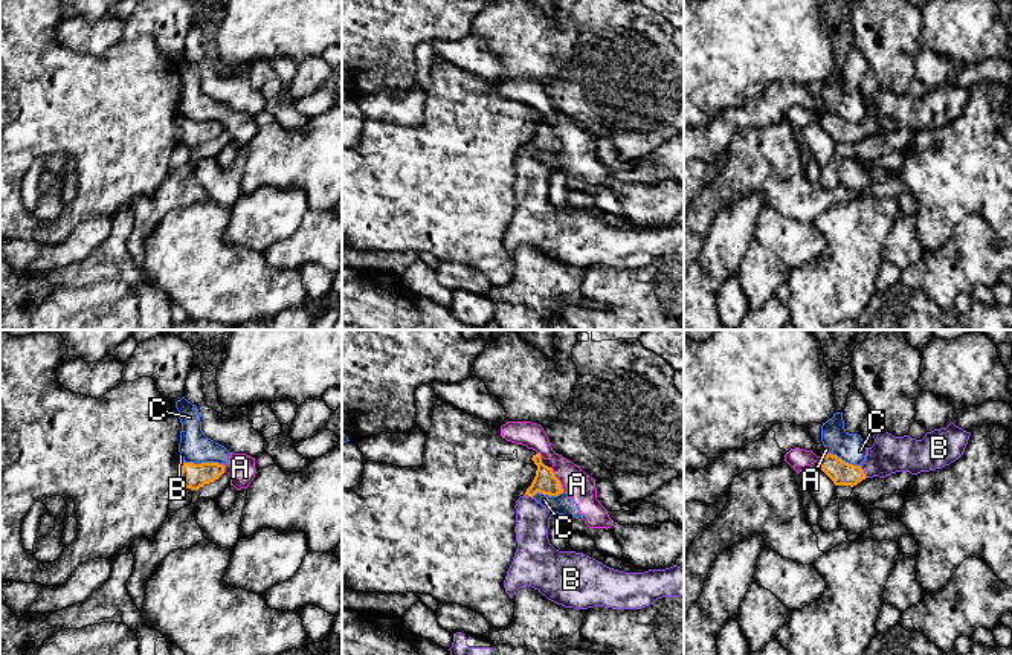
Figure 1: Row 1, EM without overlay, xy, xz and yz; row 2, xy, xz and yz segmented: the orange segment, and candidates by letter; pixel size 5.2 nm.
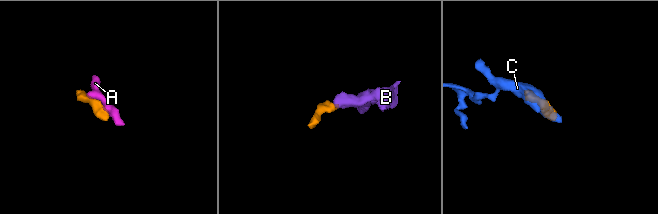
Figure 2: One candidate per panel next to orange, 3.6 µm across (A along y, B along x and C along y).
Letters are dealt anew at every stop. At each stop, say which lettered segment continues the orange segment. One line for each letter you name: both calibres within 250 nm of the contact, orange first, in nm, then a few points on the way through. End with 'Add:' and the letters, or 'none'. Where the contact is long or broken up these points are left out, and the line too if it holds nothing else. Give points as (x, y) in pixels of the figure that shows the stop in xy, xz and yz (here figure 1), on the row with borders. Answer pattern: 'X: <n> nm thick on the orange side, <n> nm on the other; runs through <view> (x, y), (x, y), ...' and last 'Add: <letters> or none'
B: 130 nm thick on the orange side, 200 nm on the other; runs through yz (843, 474), (863, 472), (889, 454)
Add: B

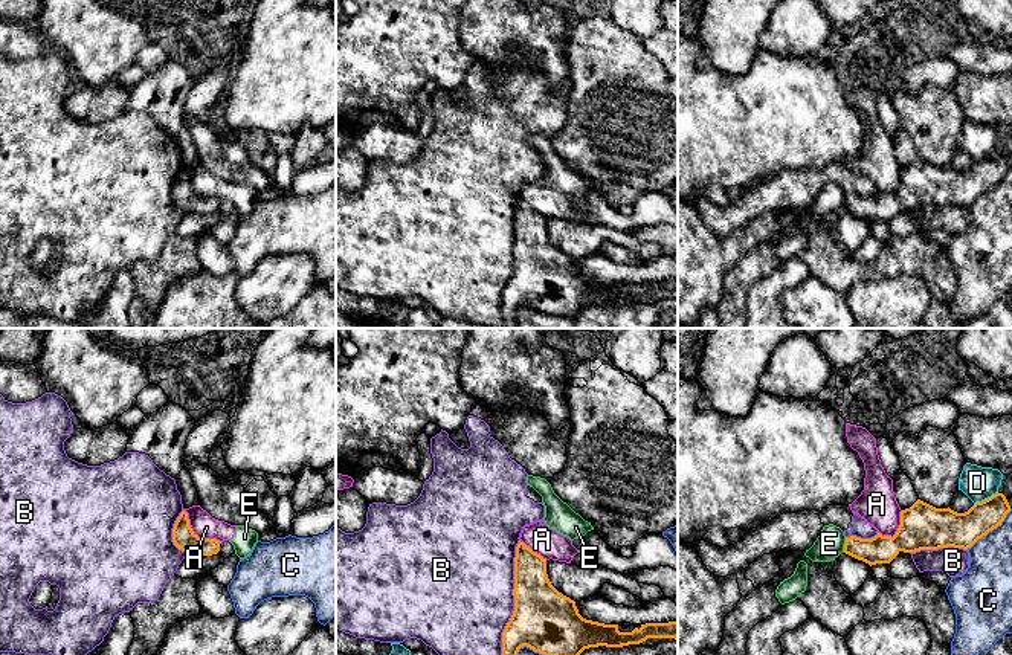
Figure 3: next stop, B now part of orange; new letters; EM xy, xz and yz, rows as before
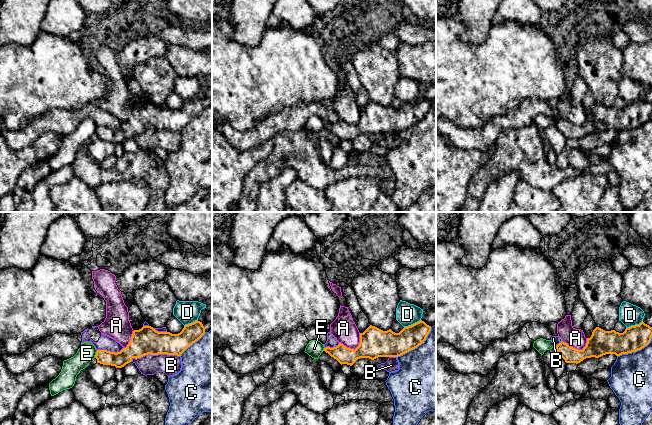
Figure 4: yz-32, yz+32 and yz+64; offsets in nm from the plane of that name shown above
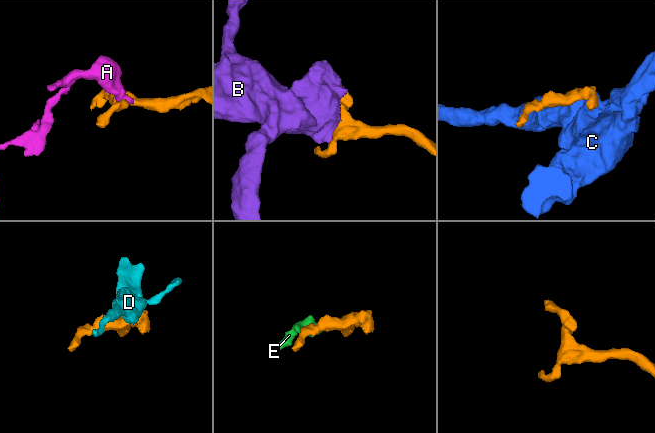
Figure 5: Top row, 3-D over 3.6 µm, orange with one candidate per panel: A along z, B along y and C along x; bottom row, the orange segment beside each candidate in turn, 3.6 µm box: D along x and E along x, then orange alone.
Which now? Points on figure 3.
Add: none

